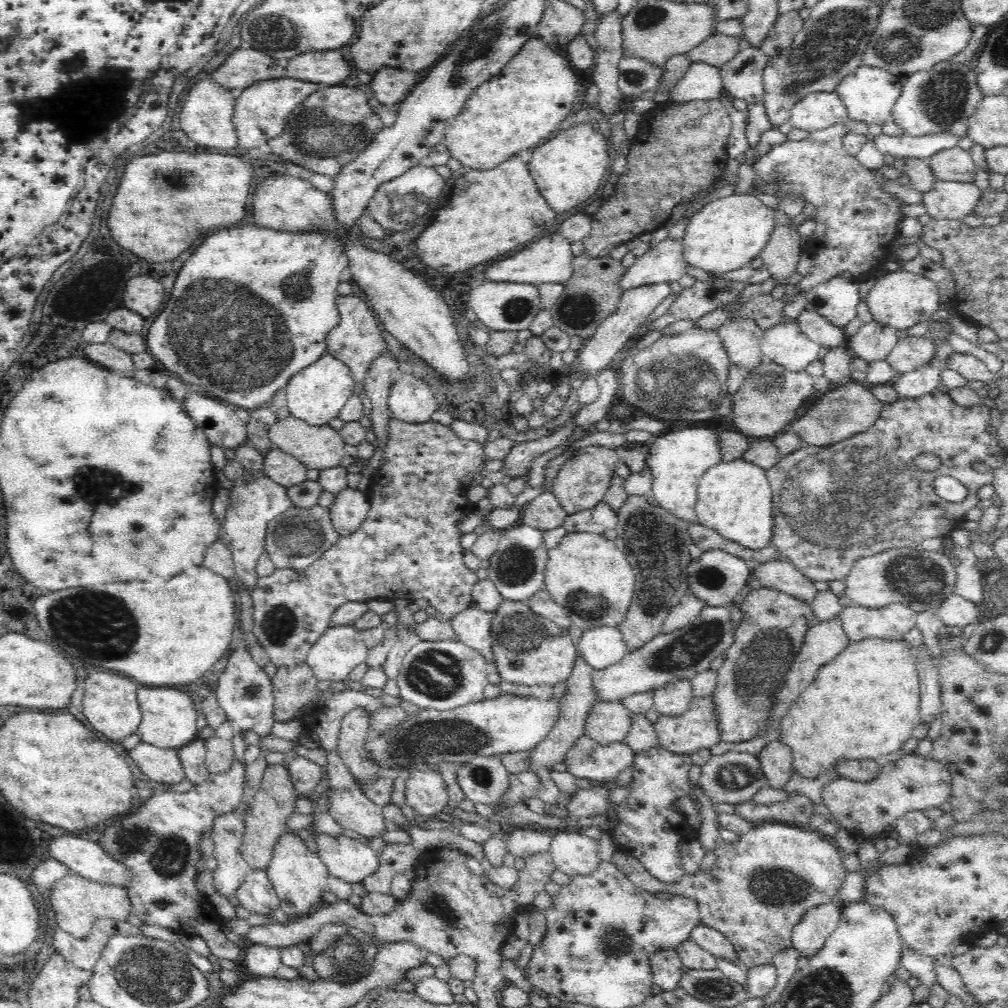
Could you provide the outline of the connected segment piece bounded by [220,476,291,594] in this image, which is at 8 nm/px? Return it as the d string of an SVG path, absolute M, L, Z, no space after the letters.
M266 476L254 479L254 482L242 483L242 478L234 483L230 490L230 503L225 514L221 530L221 541L230 549L235 564L235 578L242 582L249 594L256 588L256 581L260 578L256 572L256 565L260 556L265 551L265 538L268 522L276 519L291 507L288 489L277 484Z

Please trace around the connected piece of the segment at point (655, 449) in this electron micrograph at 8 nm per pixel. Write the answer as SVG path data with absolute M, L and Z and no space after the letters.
M679 428L677 431L655 436L645 447L648 448L646 466L652 473L652 502L688 523L697 523L695 510L698 500L698 484L712 466L720 465L722 453L718 432L710 428Z

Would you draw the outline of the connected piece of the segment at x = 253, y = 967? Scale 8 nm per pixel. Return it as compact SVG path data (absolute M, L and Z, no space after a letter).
M245 944L246 970L258 977L276 977L276 972L282 966L281 950L277 947Z

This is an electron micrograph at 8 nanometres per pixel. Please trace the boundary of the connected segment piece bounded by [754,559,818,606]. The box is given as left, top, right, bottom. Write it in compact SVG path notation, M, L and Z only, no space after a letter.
M788 559L769 560L755 566L755 586L771 586L772 589L790 594L812 606L818 591L814 582L804 576Z

